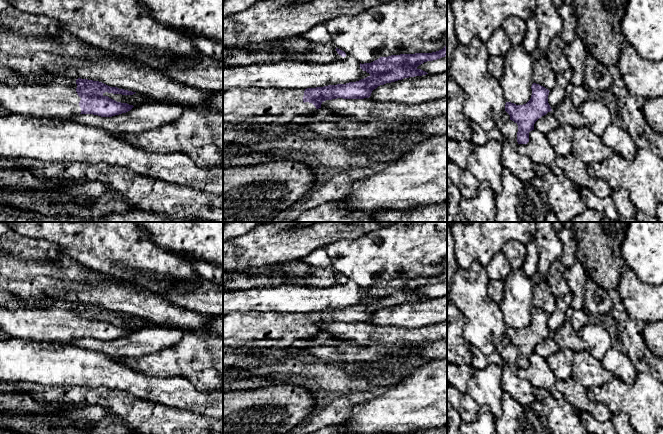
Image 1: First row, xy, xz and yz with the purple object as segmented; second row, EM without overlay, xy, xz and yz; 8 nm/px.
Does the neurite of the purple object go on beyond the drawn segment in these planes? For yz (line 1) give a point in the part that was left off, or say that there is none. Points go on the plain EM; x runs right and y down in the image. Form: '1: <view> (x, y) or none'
1: none

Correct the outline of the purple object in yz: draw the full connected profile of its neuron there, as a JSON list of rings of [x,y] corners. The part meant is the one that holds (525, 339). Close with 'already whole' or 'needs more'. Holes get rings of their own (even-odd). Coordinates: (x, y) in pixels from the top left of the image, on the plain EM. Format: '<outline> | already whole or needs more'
[[[536,307],[532,308],[531,313],[532,319],[526,328],[516,329],[511,326],[505,328],[505,335],[510,339],[510,344],[518,349],[518,368],[527,368],[529,366],[529,356],[534,354],[535,346],[552,335],[548,327],[550,315]]] | already whole

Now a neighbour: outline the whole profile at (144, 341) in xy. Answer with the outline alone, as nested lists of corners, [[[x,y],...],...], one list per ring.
[[[150,326],[112,341],[79,338],[69,345],[104,353],[111,357],[138,357],[148,355],[178,343],[184,335],[181,329]]]

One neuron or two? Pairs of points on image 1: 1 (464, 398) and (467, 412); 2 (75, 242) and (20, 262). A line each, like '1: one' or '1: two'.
1: one
2: two

